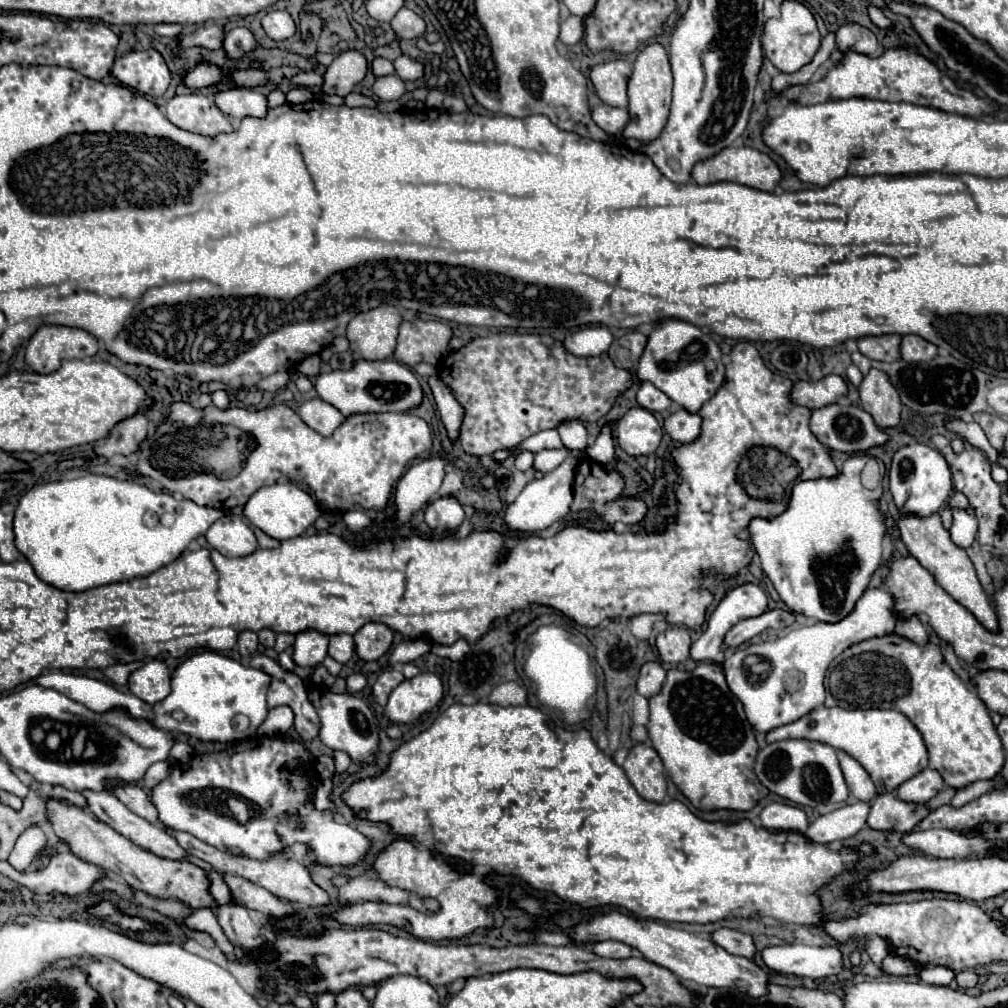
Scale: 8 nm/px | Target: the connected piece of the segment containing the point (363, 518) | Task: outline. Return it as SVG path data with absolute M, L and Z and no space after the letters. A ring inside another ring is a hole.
M349 510L349 512L345 512L343 514L343 520L345 520L345 524L351 528L351 530L363 530L365 526L369 526L371 524L371 520L369 520L369 516L365 514L365 512L361 512L361 510Z

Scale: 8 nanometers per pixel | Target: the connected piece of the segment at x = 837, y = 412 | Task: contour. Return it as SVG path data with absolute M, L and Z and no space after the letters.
M829 404L819 410L813 410L811 414L811 432L815 438L825 444L831 450L839 452L865 452L871 446L881 446L889 440L889 436L879 430L873 422L873 418L859 406L841 406L841 404Z

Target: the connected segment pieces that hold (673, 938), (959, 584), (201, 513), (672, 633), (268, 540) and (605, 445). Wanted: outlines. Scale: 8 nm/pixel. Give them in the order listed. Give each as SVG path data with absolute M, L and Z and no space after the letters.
M609 912L603 916L589 918L587 922L581 922L571 930L571 936L575 938L577 944L583 942L601 942L601 940L619 940L627 942L629 946L637 948L649 962L655 962L663 968L669 968L681 982L687 984L687 980L695 986L705 986L705 988L737 988L739 992L745 992L745 996L765 996L769 992L769 972L759 968L753 960L733 956L725 952L719 944L707 938L699 938L691 932L679 930L679 928L669 928L665 924L659 924L655 920L635 920L631 916L619 914L619 912Z
M933 514L933 516L901 516L899 522L899 532L901 532L901 538L909 550L911 556L915 556L921 566L925 566L937 580L937 584L947 592L951 594L959 604L963 604L965 608L969 608L977 620L987 628L987 630L997 630L997 616L995 616L995 610L993 606L989 604L987 600L987 594L981 586L981 582L977 580L977 574L975 574L975 568L971 564L971 560L967 558L965 550L955 546L949 532L941 526L941 518L939 514Z
M86 471L67 472L59 480L33 486L19 500L13 532L17 550L31 562L33 570L43 582L59 590L83 592L95 586L123 582L155 572L157 568L179 558L187 544L199 534L205 534L207 528L221 516L221 510L197 506L191 500L181 500L177 504L177 500L170 493L151 492L137 482Z
M667 628L655 640L659 658L667 664L681 664L689 658L691 638L689 632L683 628Z
M253 526L253 532L255 532L257 540L259 540L259 548L277 548L277 546L279 546L279 542L277 542L275 538L267 536L267 534L265 534L263 530L259 530L257 526Z
M605 426L603 432L599 434L599 438L591 446L587 446L587 454L593 462L607 464L613 460L613 452L615 450L611 446L611 430L609 430L609 426Z

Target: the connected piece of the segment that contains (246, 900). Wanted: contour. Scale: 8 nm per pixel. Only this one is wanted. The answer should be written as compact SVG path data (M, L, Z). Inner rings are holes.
M225 874L225 882L229 884L233 900L237 904L243 904L247 908L259 910L265 916L275 916L275 918L293 912L291 906L287 906L281 900L277 900L271 892L267 892L265 888L261 888L261 886L249 882L245 878L241 878L241 876L229 876L229 874Z

